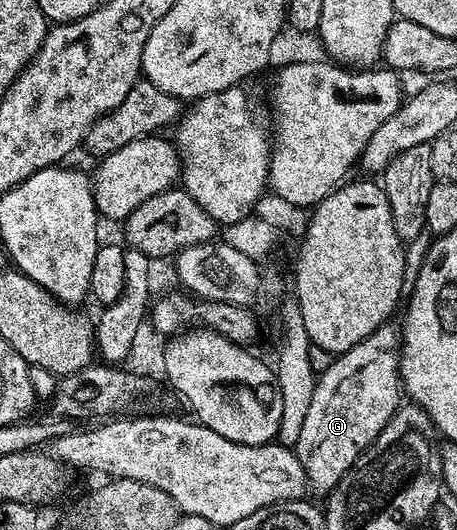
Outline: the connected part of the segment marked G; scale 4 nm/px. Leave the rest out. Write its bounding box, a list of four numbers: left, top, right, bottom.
[294,320,402,496]

